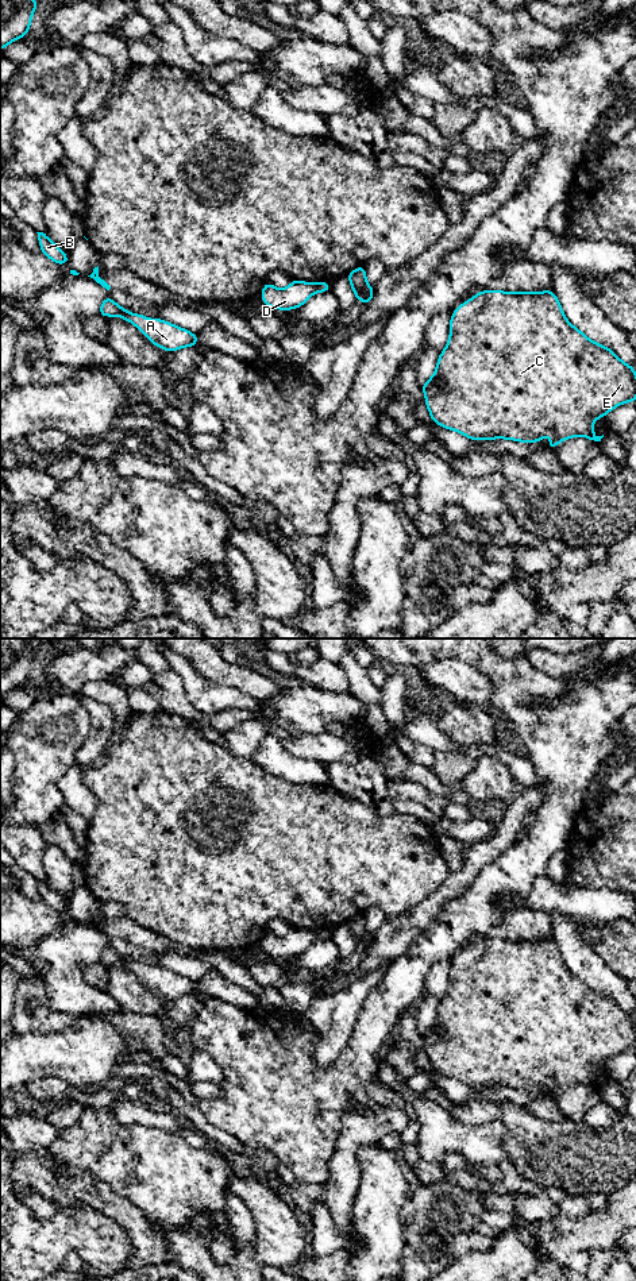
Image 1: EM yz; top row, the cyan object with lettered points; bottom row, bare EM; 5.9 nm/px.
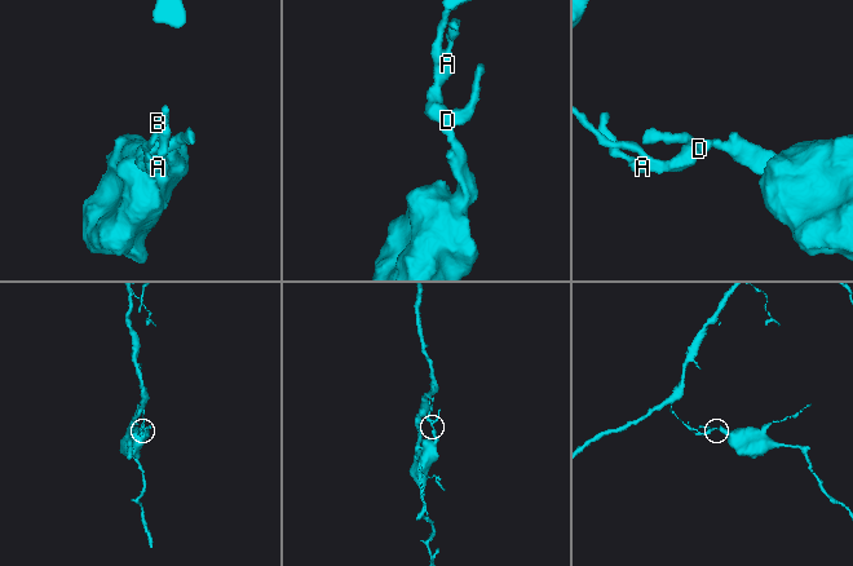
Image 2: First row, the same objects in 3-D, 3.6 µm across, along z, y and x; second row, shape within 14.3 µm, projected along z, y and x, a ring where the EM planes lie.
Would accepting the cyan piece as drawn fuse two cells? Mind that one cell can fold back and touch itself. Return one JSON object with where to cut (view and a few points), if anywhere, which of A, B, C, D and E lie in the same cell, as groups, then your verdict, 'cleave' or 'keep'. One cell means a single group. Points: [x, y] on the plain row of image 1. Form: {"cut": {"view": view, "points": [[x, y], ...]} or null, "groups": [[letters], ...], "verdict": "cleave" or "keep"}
{"cut": {"view": "yz", "points": [[311, 930], [313, 940]]}, "groups": [["A", "B", "D"], ["C", "E"]], "verdict": "cleave"}

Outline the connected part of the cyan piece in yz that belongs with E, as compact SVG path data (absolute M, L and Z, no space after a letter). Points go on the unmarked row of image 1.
M483 938L474 942L469 949L460 952L450 966L450 985L446 996L440 1000L435 1020L421 1033L425 1045L425 1053L431 1066L439 1074L456 1079L470 1088L506 1087L521 1091L539 1091L547 1081L552 1085L547 1096L552 1097L563 1088L583 1084L589 1088L601 1089L602 1084L595 1084L593 1072L597 1066L605 1065L612 1057L636 1049L636 1019L624 1011L613 998L590 988L583 980L575 976L564 964L560 950L552 938L537 941L529 939L502 939Z

